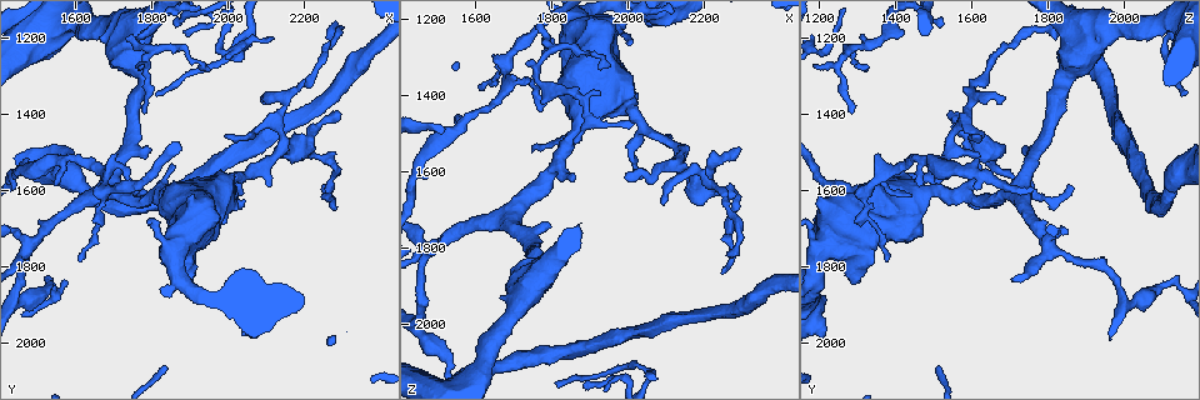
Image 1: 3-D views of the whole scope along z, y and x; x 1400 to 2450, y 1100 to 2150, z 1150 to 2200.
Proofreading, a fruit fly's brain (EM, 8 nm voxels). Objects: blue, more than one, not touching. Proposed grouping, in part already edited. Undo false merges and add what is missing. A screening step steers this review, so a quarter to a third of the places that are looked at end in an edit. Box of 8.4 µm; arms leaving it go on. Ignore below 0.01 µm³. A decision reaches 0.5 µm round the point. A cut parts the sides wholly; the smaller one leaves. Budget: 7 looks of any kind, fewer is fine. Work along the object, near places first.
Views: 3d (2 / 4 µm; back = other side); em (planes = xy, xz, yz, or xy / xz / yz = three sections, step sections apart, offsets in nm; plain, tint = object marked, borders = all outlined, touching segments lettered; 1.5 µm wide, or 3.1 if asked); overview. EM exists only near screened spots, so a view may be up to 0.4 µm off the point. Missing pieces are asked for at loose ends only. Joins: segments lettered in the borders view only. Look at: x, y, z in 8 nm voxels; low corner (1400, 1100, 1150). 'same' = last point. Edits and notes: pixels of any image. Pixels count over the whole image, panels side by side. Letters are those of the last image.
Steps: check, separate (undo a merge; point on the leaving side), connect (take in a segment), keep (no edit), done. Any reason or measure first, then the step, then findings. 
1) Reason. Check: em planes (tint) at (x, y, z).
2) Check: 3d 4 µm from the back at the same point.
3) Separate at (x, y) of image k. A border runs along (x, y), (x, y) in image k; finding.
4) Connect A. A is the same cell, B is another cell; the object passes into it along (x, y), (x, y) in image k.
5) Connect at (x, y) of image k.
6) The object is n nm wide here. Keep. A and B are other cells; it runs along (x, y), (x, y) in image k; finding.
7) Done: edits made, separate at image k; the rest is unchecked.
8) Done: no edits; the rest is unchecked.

Thin end. Check: 3d 4 µm at (1705, 1505, 1355).

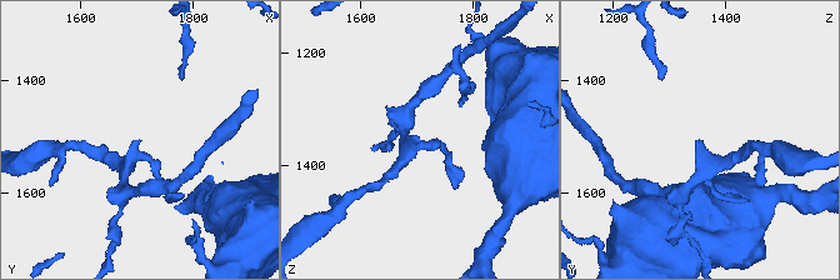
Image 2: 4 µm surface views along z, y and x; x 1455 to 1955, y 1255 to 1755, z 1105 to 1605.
Shape alone is not enough. Check: em xz step 8 (tint) at (1705, 1505, 1355).

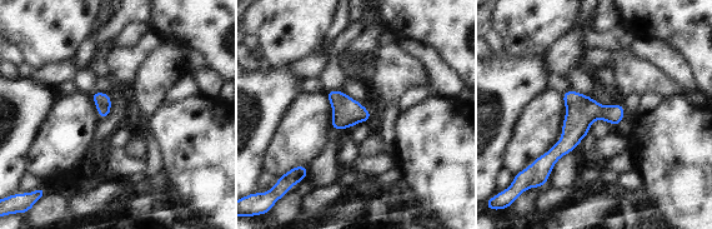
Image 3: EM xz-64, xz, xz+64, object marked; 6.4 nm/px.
Check: em planes (borders) at the same point.

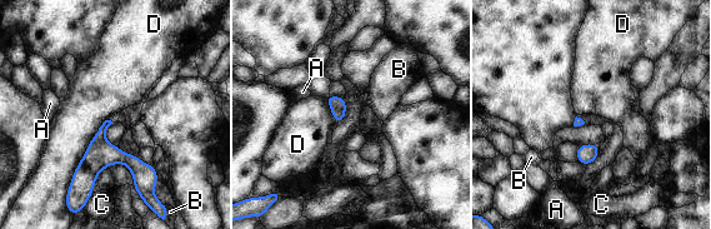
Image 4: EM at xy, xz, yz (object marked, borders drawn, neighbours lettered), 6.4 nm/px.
Keep. A, B, C and D are other cells; none of them fits.

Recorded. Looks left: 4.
Branch stops here. Check: em yz step 4 (borders) at (1950, 1290, 1310).

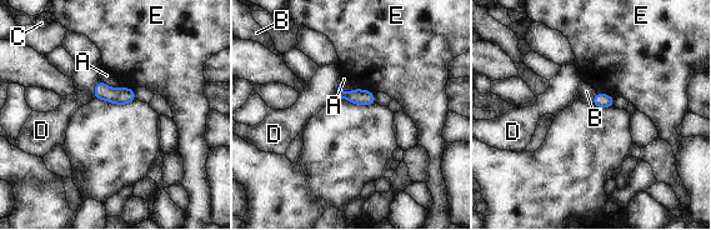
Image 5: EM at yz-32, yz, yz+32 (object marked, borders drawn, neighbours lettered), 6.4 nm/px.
Check: em planes (borders) at the same point.

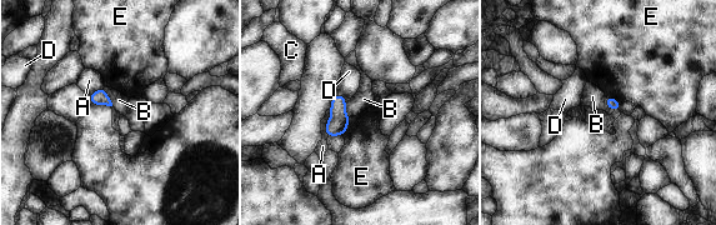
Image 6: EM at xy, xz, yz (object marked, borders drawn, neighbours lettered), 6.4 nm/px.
Keep. A, B, C, D and E are other cells; a border runs along (104, 88), (113, 105) in image 6; none of them fits.

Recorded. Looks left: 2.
Done: no edits; the rest is unchecked.

